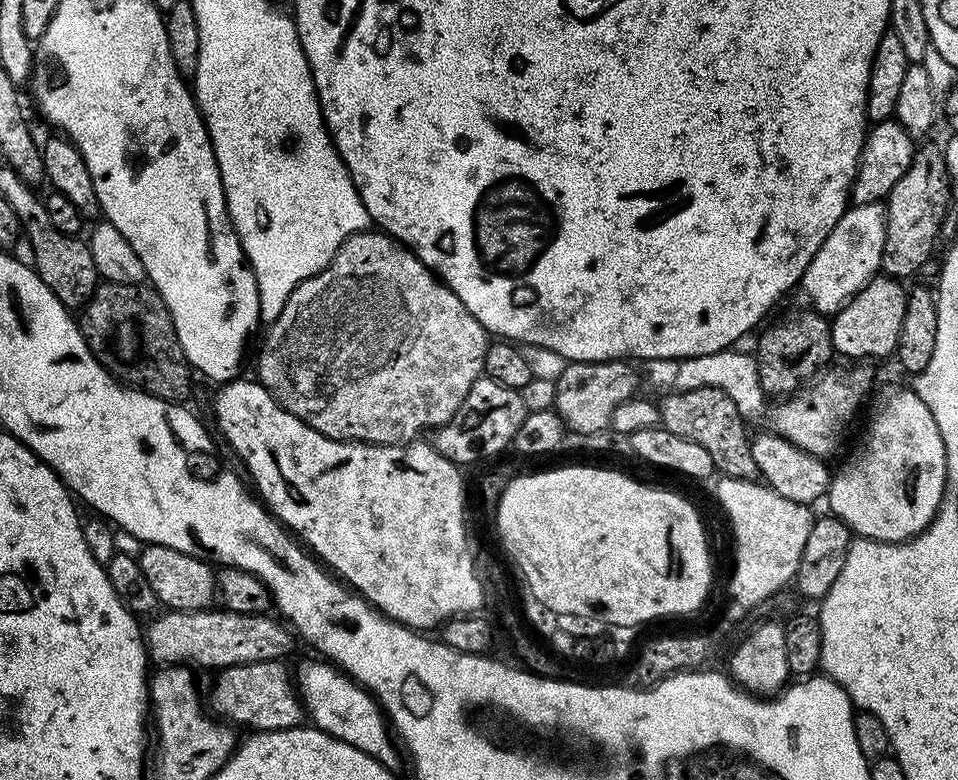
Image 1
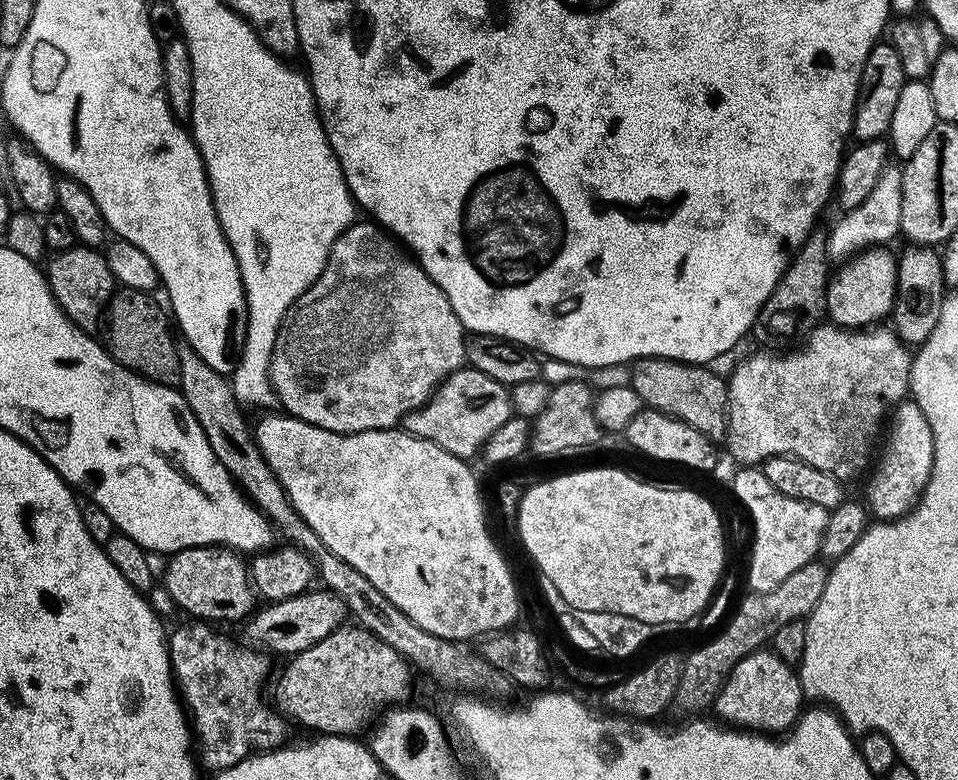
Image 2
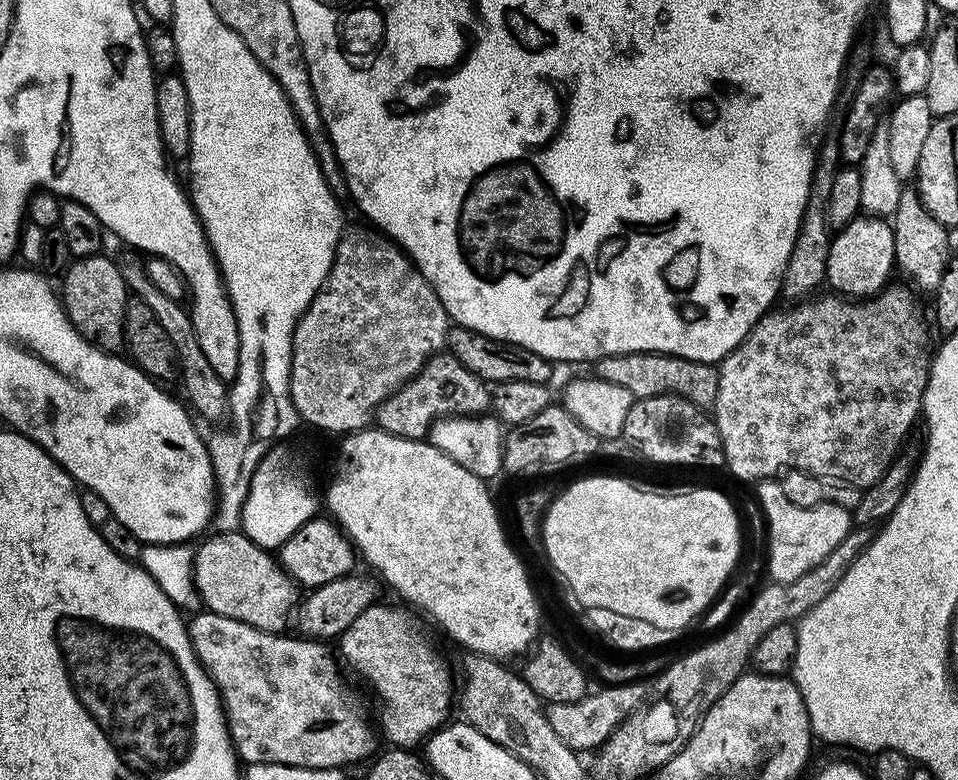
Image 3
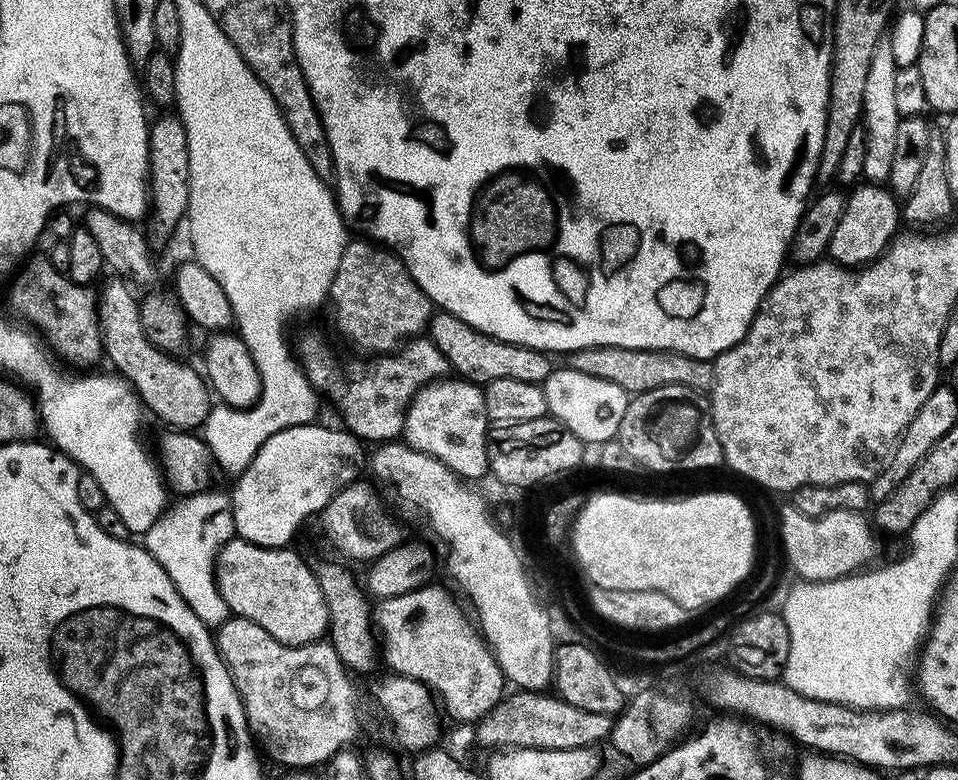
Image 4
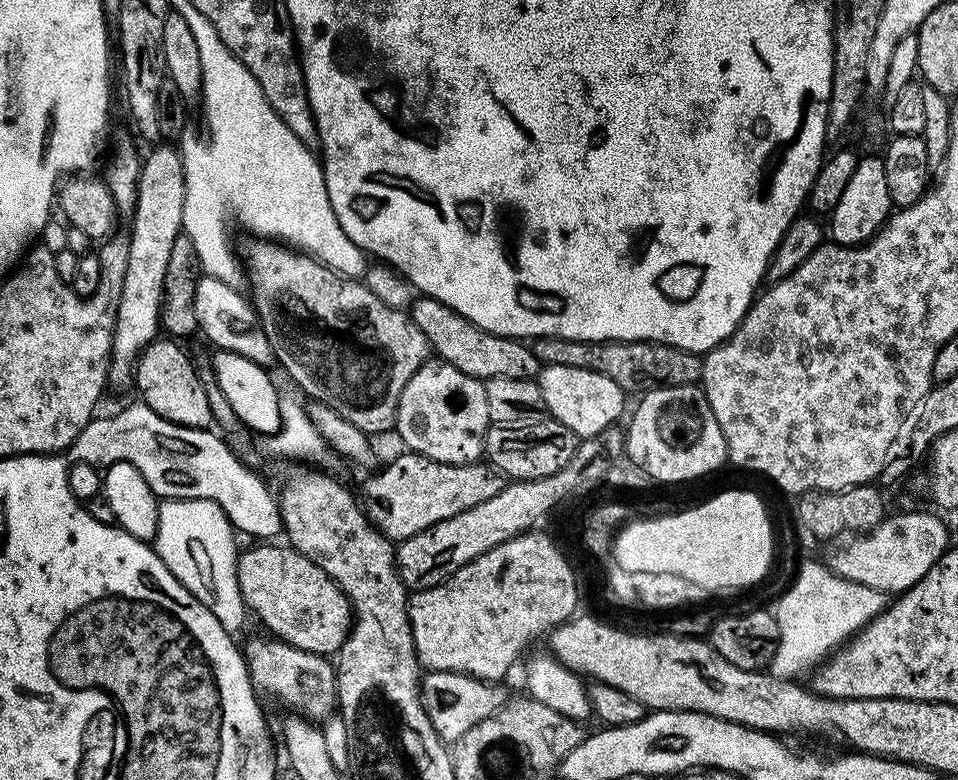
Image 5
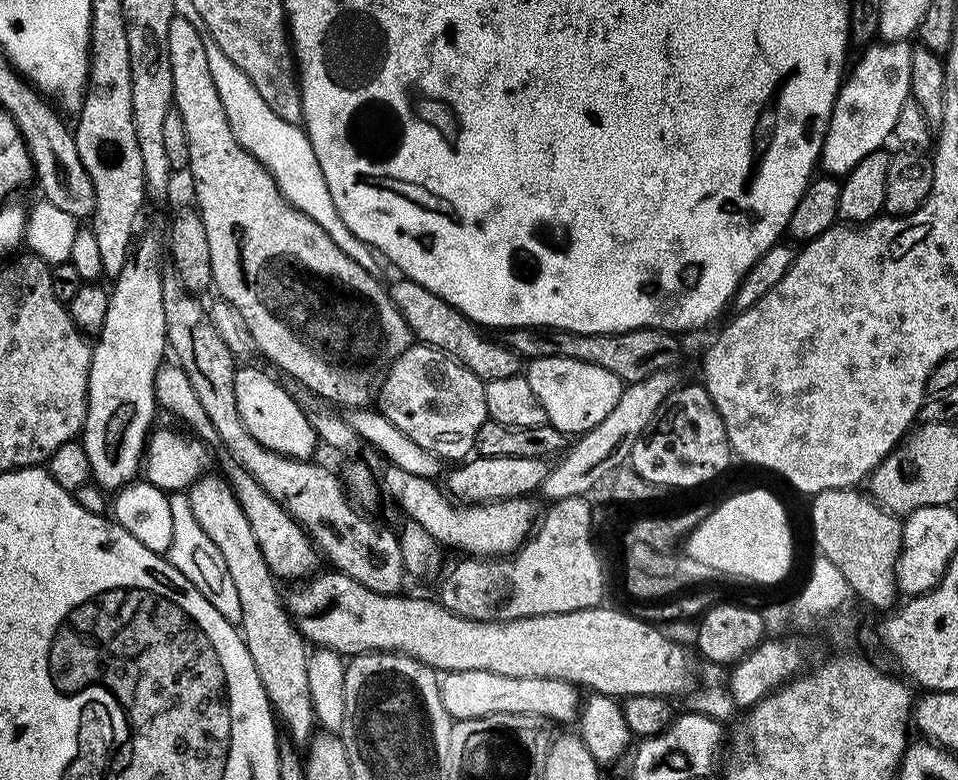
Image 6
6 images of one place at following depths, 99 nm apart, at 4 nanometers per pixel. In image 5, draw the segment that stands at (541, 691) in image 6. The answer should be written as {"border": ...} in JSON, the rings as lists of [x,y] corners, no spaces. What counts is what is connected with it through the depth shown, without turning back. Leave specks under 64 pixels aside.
{"border":[[[431,671],[421,677],[420,701],[440,739],[447,744],[454,744],[478,722],[499,712],[507,705],[510,695],[508,696],[502,687],[504,686],[474,679],[473,676],[460,672]]]}

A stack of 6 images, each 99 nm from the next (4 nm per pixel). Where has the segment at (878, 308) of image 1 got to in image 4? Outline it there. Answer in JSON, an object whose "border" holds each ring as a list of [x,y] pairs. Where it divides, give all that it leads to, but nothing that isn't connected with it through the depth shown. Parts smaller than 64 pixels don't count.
{"border":[[[880,182],[861,183],[853,187],[847,197],[846,210],[842,210],[842,222],[838,222],[838,230],[834,230],[834,235],[830,237],[828,256],[843,268],[863,268],[865,264],[877,260],[897,235],[902,224],[902,204]]]}

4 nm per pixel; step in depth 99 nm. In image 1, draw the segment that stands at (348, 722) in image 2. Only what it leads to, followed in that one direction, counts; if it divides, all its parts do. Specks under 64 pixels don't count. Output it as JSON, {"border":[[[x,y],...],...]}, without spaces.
{"border":[[[263,660],[262,662],[250,662],[239,664],[233,668],[222,668],[215,673],[216,681],[212,684],[212,708],[210,712],[213,717],[227,722],[232,726],[239,726],[241,729],[252,728],[253,733],[277,732],[287,728],[298,728],[305,723],[306,713],[304,705],[301,704],[296,694],[293,673],[280,660]]]}

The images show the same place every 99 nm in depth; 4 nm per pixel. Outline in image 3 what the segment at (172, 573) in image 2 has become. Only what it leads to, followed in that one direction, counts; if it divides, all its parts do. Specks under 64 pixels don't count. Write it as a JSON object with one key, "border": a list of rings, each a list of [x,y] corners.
{"border":[[[240,530],[234,532],[216,532],[209,540],[199,541],[200,549],[194,552],[192,579],[196,581],[196,592],[200,595],[201,605],[214,614],[246,622],[263,632],[283,633],[289,627],[290,617],[298,604],[298,585],[291,580],[280,567],[277,557],[271,551],[259,548]]]}

